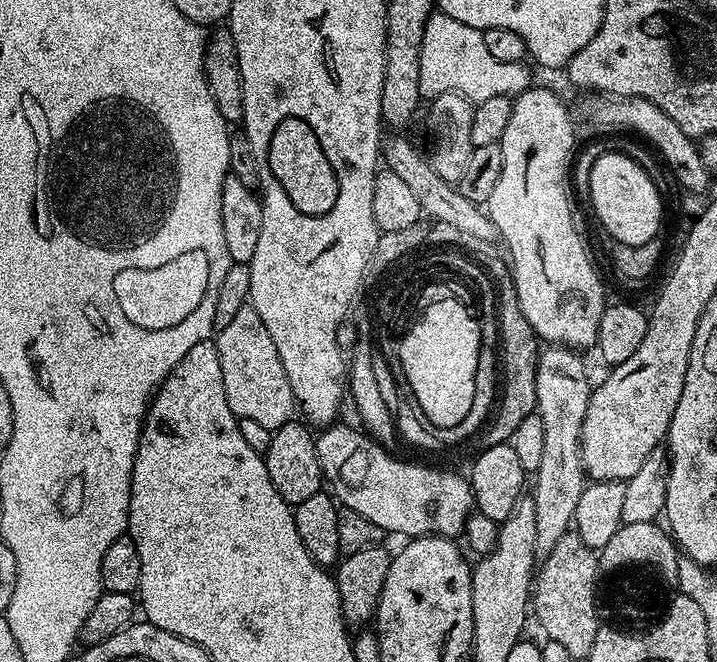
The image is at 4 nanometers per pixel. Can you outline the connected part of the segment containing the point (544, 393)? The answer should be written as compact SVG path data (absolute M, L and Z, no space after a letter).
M552 346L541 351L537 362L542 366L542 372L536 372L540 380L540 396L536 402L542 402L542 409L537 415L543 420L545 431L545 450L542 454L541 465L535 475L534 494L532 501L535 506L533 559L542 562L549 556L554 546L567 535L562 524L571 525L572 514L577 508L578 498L584 485L583 468L580 462L580 430L582 418L586 414L589 396L580 382L572 382L564 378L556 370L564 370L562 366L568 364L566 356L571 349Z

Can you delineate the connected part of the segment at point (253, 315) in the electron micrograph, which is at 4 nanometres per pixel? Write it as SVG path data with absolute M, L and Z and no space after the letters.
M243 306L224 324L224 329L214 336L218 362L222 368L222 386L226 390L226 402L240 420L251 418L273 430L289 423L294 416L294 401L286 372L274 350L274 342L266 331L258 310Z

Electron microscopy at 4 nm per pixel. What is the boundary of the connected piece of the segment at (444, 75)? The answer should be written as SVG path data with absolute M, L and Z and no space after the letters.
M433 11L426 22L420 60L420 87L425 93L457 92L468 100L479 102L509 91L509 76L512 76L511 91L519 94L530 84L528 72L524 67L523 63L498 62L498 58L490 55L481 29L466 26L466 22L458 22L458 18L450 18L445 12Z

